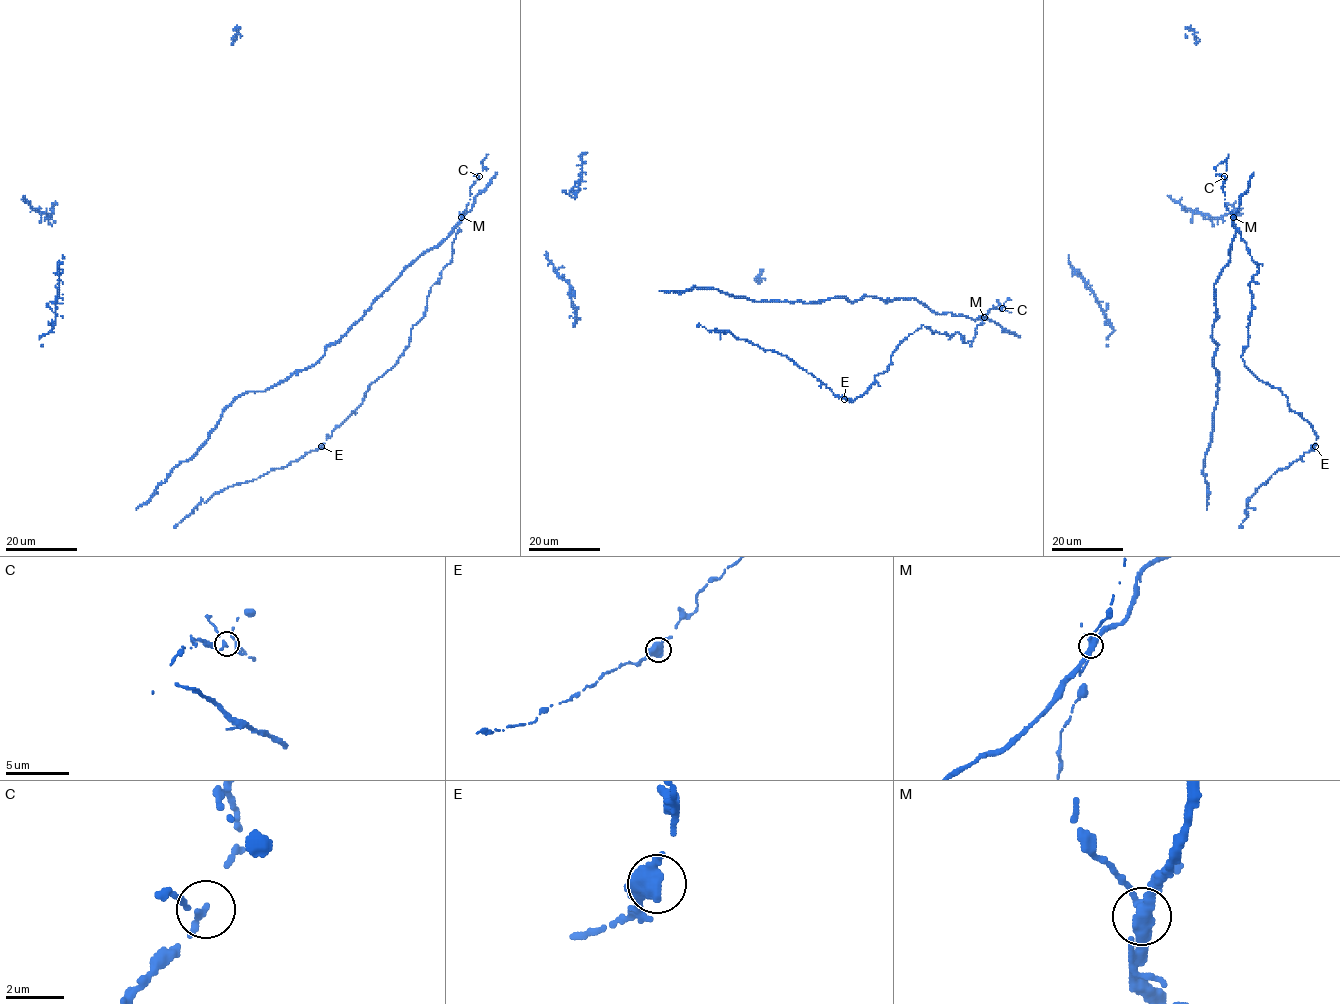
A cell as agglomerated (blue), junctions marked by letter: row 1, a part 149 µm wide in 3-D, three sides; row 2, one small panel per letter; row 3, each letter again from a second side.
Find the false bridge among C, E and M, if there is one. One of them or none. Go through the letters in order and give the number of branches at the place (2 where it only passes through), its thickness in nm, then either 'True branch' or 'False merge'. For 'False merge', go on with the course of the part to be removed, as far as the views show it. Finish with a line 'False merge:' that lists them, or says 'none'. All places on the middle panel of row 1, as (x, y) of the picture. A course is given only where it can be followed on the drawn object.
C: Branches: 1. Thickness 280 nm. True branch
E: Branches: 3. Thickness 360 nm. True branch
M: Branches: 3. Thickness 400 nm. False merge. Course of the part to remove: (984, 317), (936, 314), (914, 298), (863, 296), (808, 303), (753, 301), (696, 287), (659, 291)
False merge: M

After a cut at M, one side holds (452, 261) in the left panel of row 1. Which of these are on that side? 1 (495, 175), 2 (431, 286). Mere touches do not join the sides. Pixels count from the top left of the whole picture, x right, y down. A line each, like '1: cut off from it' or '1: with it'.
1: cut off from it
2: with it

